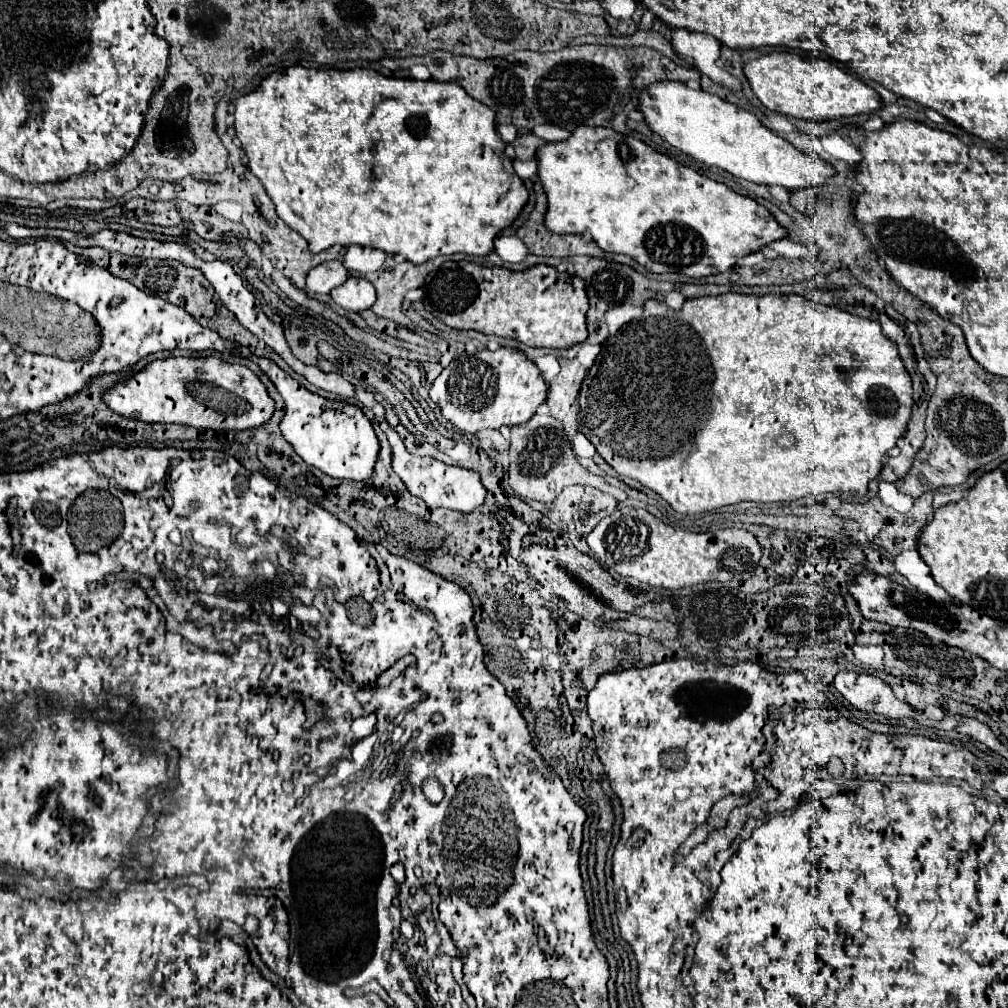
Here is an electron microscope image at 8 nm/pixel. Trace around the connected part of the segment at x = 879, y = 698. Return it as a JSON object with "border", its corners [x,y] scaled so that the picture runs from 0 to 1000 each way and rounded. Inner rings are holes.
{"border":[[[835,665],[827,673],[827,681],[847,702],[855,706],[869,706],[883,712],[907,712],[907,702],[893,696],[883,681],[869,671]]]}

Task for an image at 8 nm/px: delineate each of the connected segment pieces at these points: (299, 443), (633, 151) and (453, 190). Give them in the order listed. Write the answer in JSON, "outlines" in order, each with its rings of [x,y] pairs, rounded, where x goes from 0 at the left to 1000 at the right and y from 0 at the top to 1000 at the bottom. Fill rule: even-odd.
{"outlines":[[[[264,355],[262,359],[264,359],[262,367],[266,369],[267,376],[286,403],[284,413],[278,419],[278,427],[280,433],[290,440],[292,448],[304,460],[315,464],[317,468],[329,474],[347,476],[347,478],[365,478],[371,472],[377,438],[369,427],[367,417],[359,411],[359,407],[355,403],[347,403],[335,397],[325,397],[315,391],[310,391],[306,385],[298,383],[296,377],[289,375],[273,360],[270,361]]],[[[573,125],[563,139],[540,143],[532,149],[534,175],[544,196],[540,214],[542,228],[550,232],[587,232],[589,240],[601,250],[615,250],[629,256],[643,270],[675,270],[696,276],[724,268],[736,254],[780,234],[770,216],[746,196],[730,192],[690,169],[651,151],[643,143],[609,131],[607,127]]],[[[288,65],[282,71],[272,71],[260,79],[260,83],[232,99],[228,99],[232,111],[232,129],[240,141],[240,149],[246,159],[248,171],[258,177],[264,192],[270,196],[276,214],[294,228],[304,240],[308,250],[319,250],[331,242],[337,244],[365,244],[381,248],[383,252],[399,252],[411,262],[419,262],[437,252],[460,250],[468,254],[480,254],[488,250],[488,240],[494,230],[510,220],[518,204],[524,198],[524,188],[508,167],[508,159],[500,153],[502,143],[494,137],[490,127],[490,111],[470,99],[452,81],[411,79],[411,77],[385,77],[365,67],[333,69],[333,67],[302,67]]]]}

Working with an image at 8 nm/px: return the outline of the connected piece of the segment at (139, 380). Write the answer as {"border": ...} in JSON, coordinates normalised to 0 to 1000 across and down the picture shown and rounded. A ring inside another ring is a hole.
{"border":[[[214,353],[155,357],[123,381],[107,387],[103,399],[113,409],[145,421],[181,421],[212,429],[258,425],[274,407],[274,399],[250,367],[220,359]]]}

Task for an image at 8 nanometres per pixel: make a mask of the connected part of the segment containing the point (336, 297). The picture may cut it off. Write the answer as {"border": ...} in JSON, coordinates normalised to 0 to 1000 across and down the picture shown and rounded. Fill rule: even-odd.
{"border":[[[345,276],[339,284],[331,286],[327,294],[335,304],[339,304],[341,308],[349,308],[349,310],[365,308],[373,300],[371,284],[367,284],[363,276]]]}

